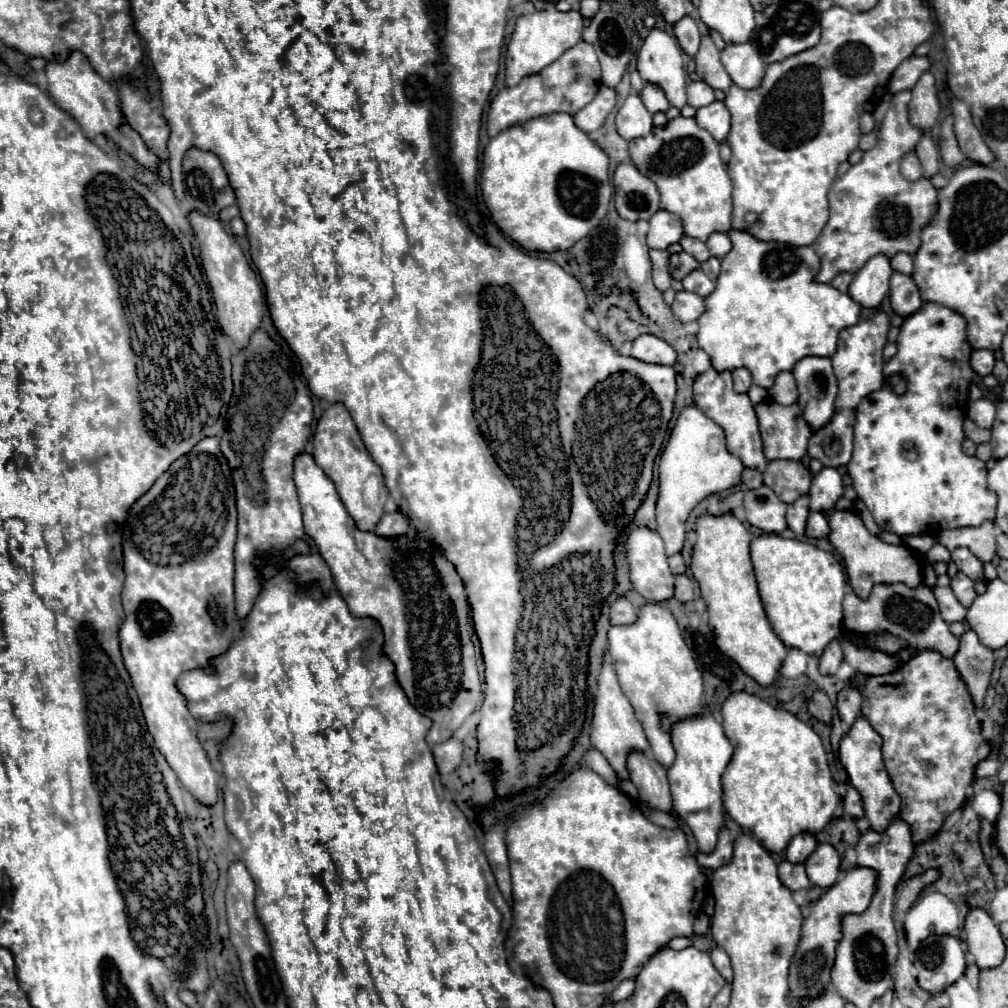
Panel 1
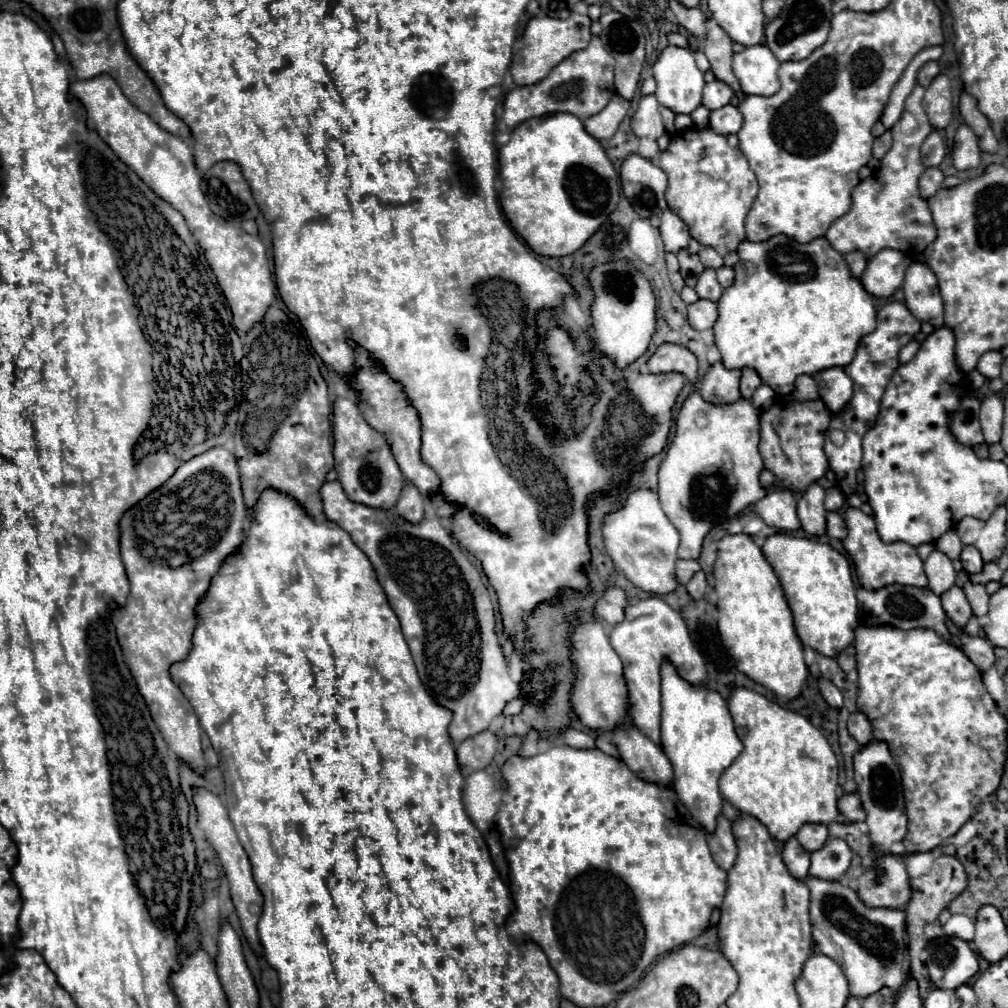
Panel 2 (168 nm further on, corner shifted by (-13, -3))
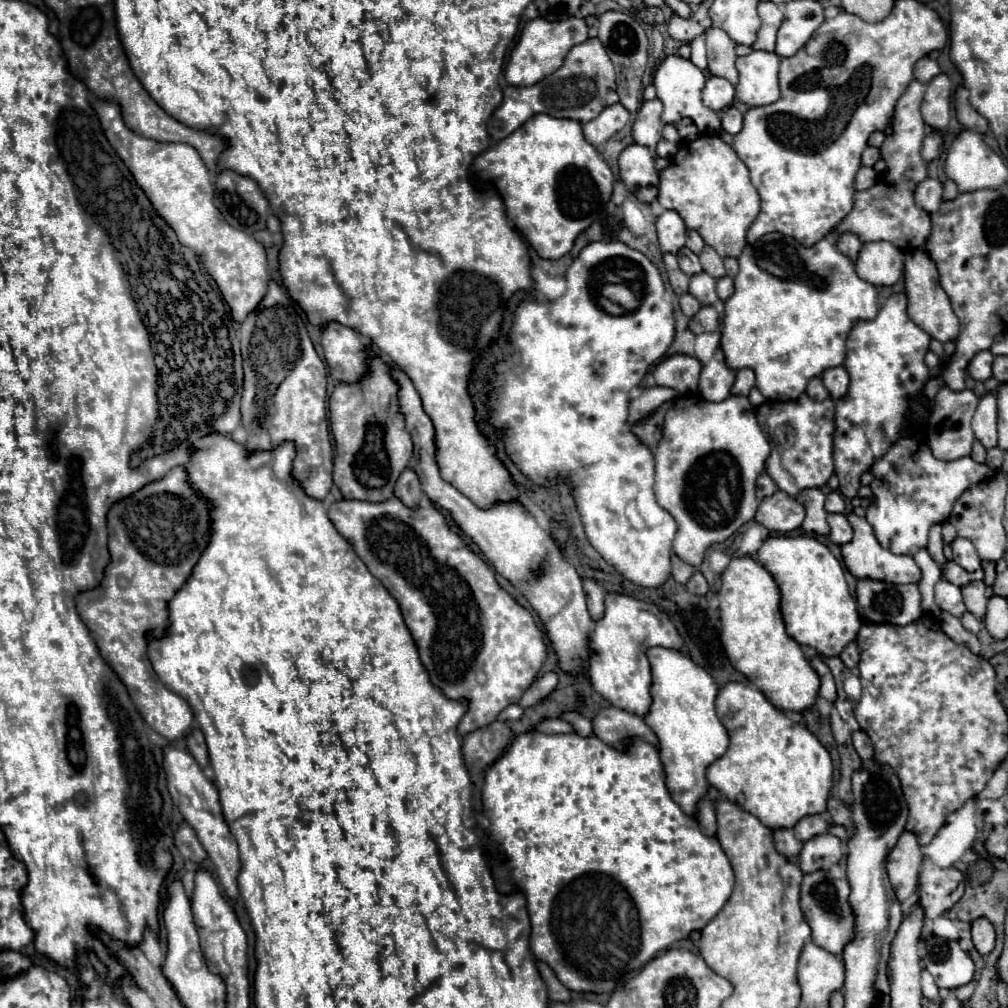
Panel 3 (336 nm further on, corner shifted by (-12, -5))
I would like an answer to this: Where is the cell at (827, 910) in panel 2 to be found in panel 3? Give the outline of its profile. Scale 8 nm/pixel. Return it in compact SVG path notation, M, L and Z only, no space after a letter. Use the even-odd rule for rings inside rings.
M823 871L805 875L801 883L801 909L813 931L813 943L837 957L843 957L845 945L855 937L855 913L849 903L849 893L851 887L845 879L835 879Z

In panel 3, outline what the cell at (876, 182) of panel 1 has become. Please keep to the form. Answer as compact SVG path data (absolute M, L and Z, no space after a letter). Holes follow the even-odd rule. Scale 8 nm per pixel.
M911 81L901 99L895 105L893 133L885 137L881 145L881 157L887 163L887 173L865 191L855 193L853 211L833 229L835 239L843 233L855 233L863 243L871 241L889 241L899 249L919 249L931 235L931 219L929 213L915 205L913 193L915 187L927 179L927 165L921 159L921 141L925 137L925 123L921 117L921 101L923 101L925 85L919 81Z

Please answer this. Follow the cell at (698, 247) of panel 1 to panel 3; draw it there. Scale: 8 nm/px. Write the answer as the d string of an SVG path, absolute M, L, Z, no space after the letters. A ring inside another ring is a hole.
M709 245L703 247L703 251L699 253L699 259L701 259L701 265L703 265L703 271L705 273L711 273L711 277L719 279L725 275L725 269L723 269L723 259L715 253L715 249L711 249Z

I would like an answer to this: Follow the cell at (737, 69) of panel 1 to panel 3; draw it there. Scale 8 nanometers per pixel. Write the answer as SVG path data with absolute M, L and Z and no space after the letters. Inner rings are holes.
M751 51L745 57L737 57L739 67L739 93L741 99L749 107L769 105L779 99L779 57L769 51Z

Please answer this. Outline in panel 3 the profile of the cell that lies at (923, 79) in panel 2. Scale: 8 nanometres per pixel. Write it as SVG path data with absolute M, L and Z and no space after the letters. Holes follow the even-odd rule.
M923 57L915 63L915 79L921 83L929 83L939 73L941 73L941 69L939 69L937 61L933 61L929 57Z

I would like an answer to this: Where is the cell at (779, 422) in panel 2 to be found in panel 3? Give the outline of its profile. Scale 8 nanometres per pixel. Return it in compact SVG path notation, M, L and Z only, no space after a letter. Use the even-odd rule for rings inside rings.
M801 395L795 401L765 401L757 407L759 423L771 441L771 455L765 461L765 471L787 495L795 497L803 489L821 487L833 475L833 415L833 399L811 401L807 395Z

